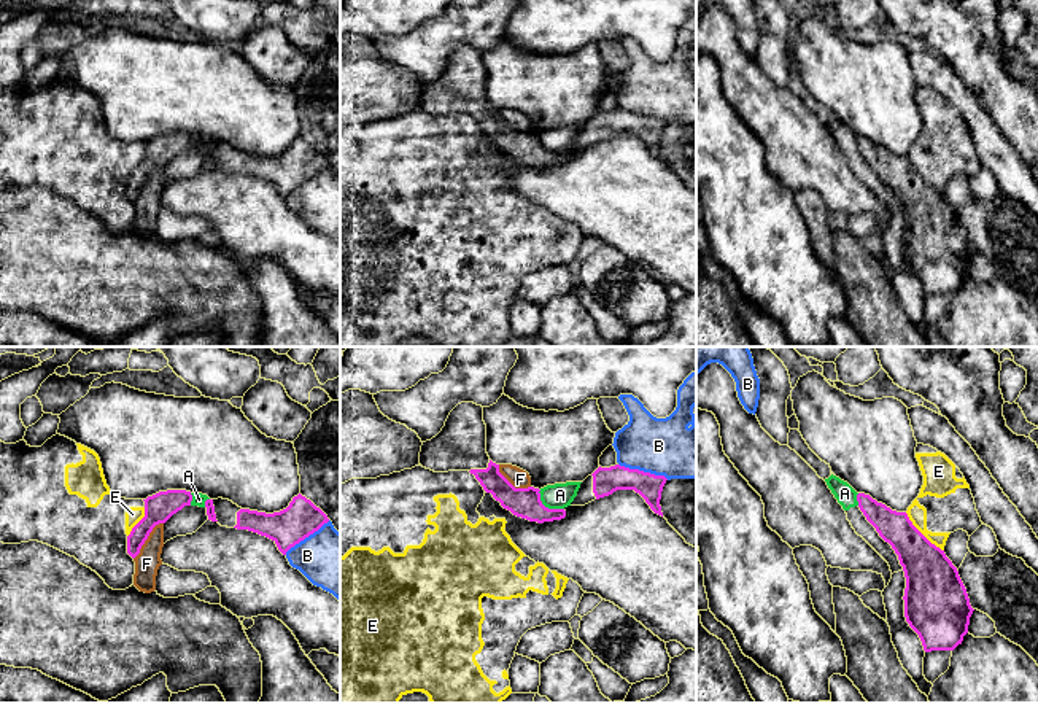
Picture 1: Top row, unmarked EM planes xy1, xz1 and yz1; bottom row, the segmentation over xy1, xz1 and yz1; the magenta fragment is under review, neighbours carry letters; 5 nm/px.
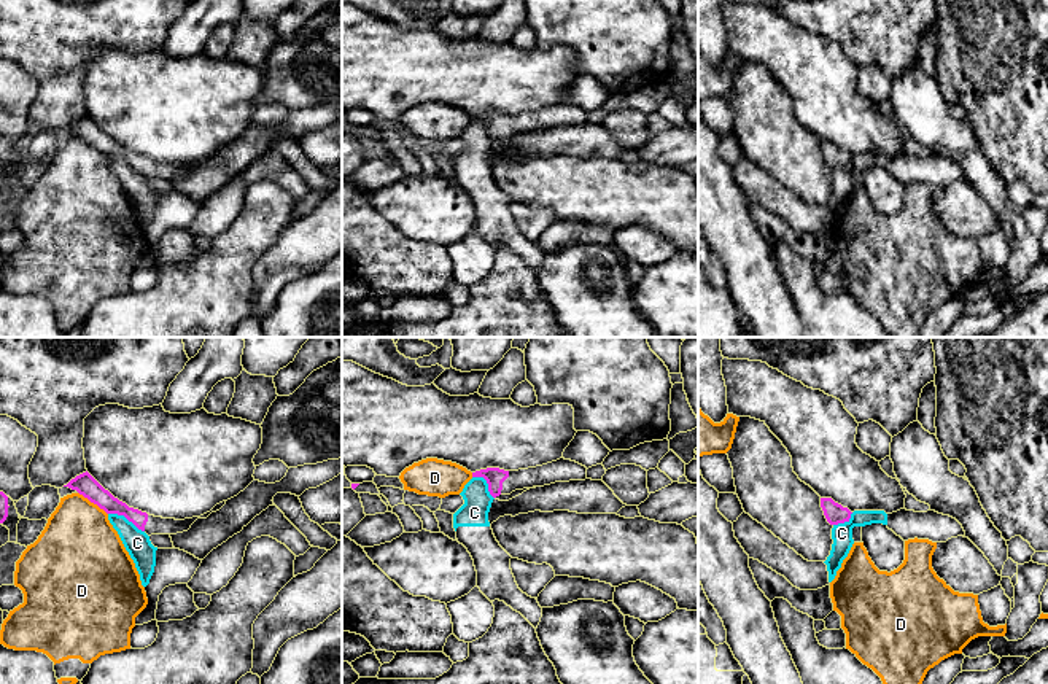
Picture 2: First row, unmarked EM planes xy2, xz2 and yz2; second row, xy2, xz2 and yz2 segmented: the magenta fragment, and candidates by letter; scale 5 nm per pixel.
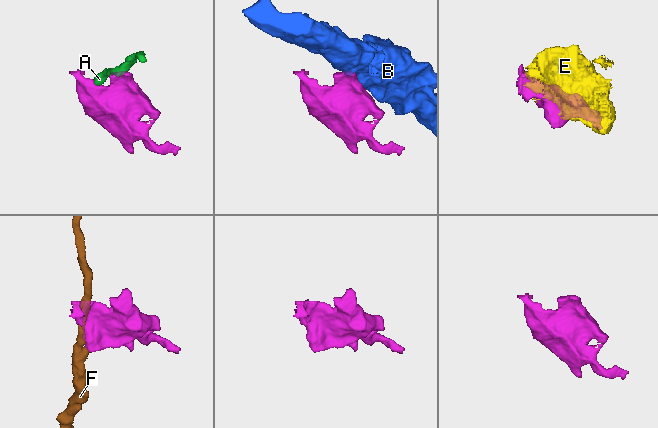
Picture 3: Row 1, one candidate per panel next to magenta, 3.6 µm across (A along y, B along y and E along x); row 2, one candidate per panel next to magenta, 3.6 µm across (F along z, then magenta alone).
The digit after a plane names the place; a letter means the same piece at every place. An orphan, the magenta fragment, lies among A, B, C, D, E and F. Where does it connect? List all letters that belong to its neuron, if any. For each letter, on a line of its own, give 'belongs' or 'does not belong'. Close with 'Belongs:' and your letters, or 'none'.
A: does not belong
B: does not belong
C: does not belong
D: does not belong
E: does not belong
F: does not belong
Belongs: none

